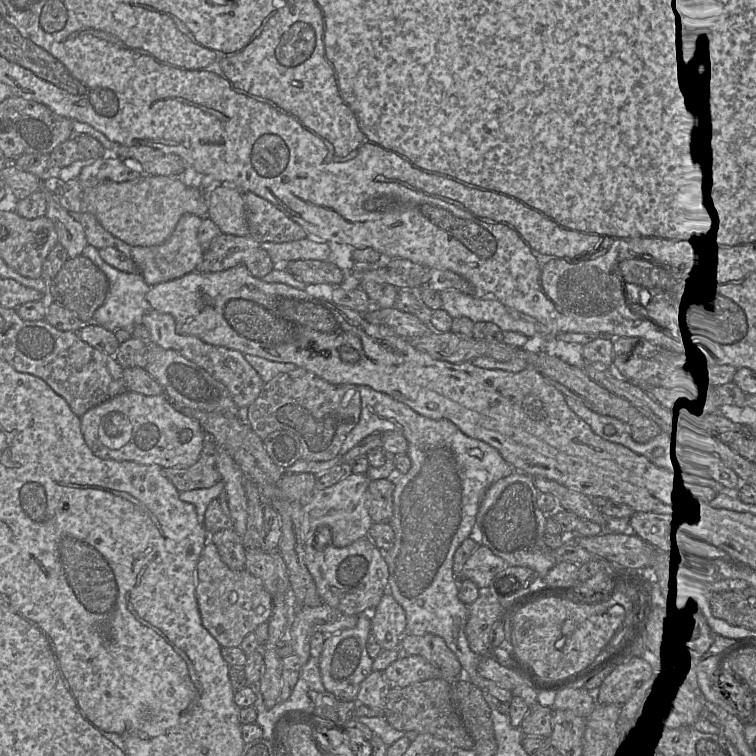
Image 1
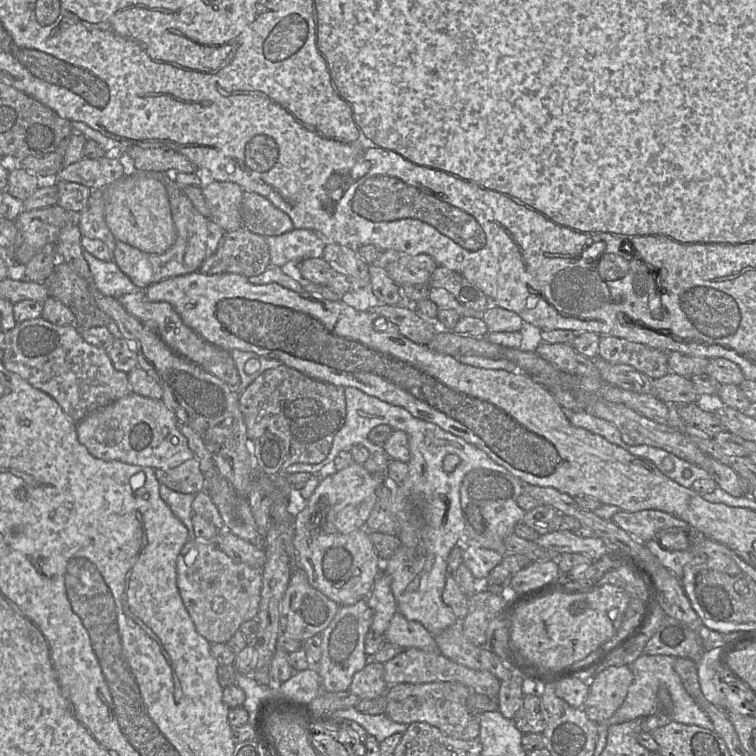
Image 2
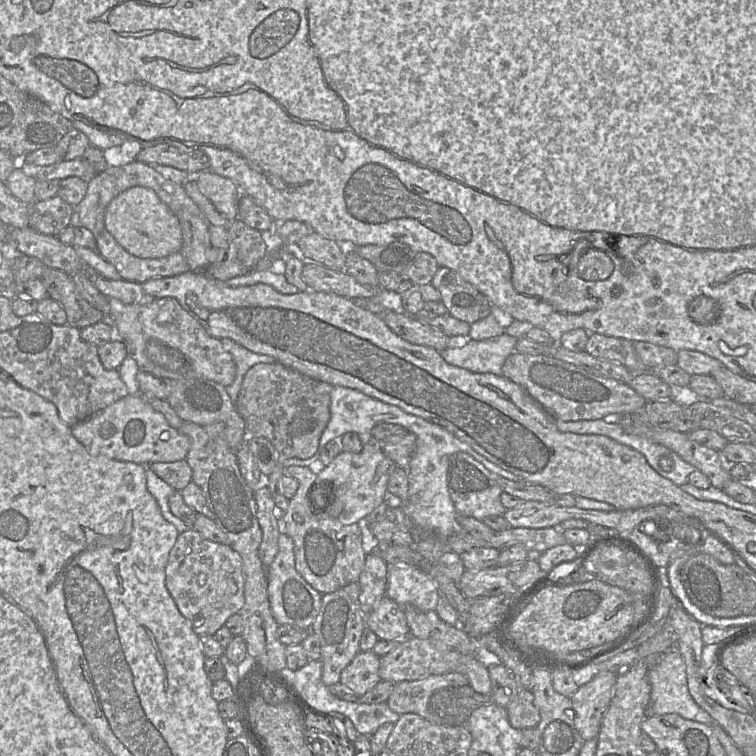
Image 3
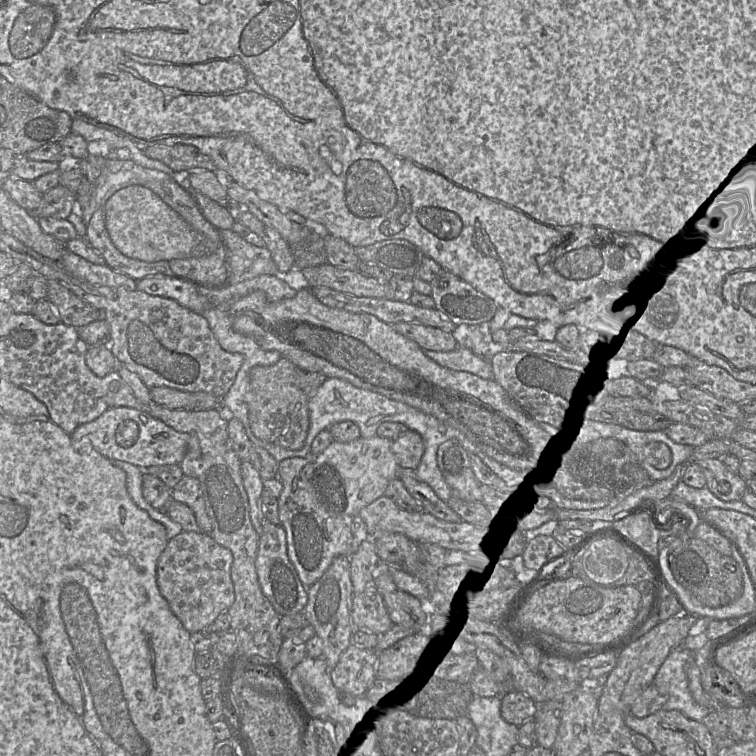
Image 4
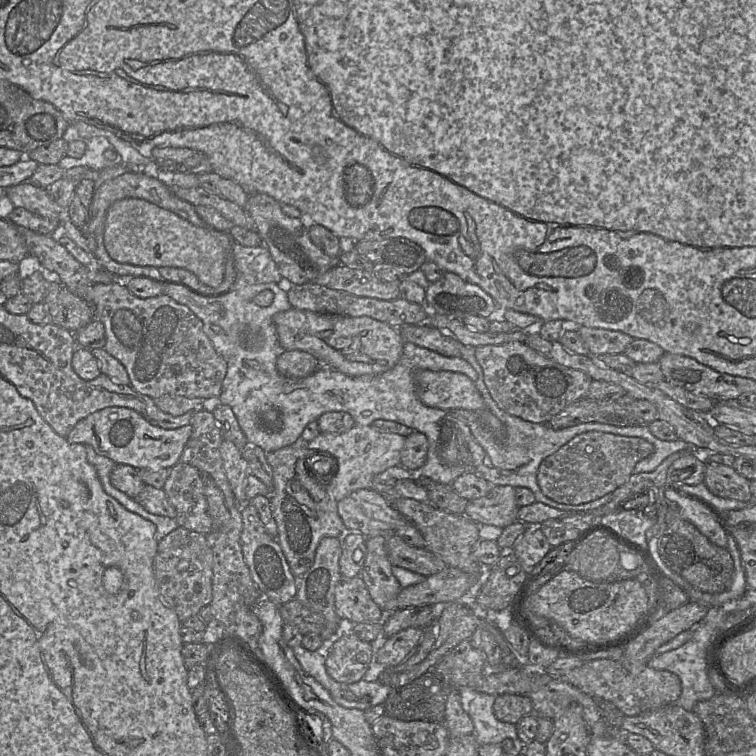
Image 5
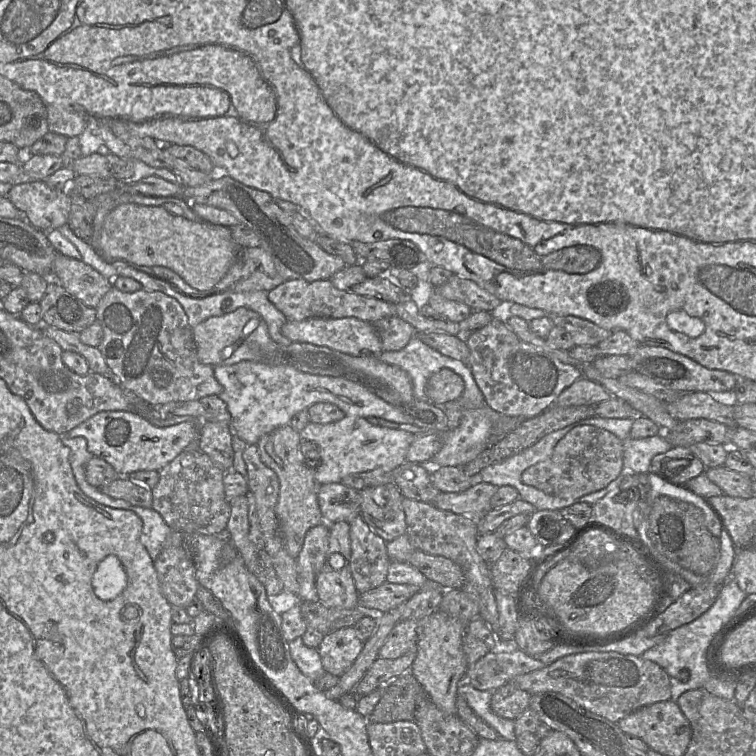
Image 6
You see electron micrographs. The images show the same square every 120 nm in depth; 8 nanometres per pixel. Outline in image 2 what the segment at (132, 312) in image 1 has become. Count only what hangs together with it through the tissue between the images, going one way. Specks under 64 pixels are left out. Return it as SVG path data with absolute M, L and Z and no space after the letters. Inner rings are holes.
M83 249L83 257L102 294L119 299L121 296L139 289L114 261L100 260L85 249Z

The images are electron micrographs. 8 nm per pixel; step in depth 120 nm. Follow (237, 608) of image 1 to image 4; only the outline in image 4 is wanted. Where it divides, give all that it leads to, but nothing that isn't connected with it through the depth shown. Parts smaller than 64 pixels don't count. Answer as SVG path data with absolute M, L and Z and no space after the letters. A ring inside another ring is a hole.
M183 531L168 541L157 563L157 584L170 609L190 633L200 632L214 623L220 613L227 611L235 601L231 579L232 552L219 545L209 534Z

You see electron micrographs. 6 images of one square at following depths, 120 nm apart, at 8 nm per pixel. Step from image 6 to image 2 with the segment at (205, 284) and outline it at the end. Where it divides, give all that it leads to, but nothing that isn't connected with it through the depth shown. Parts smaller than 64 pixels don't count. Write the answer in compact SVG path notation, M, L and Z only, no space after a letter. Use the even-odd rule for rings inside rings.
M129 170L123 178L102 189L105 202L105 221L118 240L149 254L162 254L175 242L176 228L173 223L166 188L153 175L152 173L138 173Z

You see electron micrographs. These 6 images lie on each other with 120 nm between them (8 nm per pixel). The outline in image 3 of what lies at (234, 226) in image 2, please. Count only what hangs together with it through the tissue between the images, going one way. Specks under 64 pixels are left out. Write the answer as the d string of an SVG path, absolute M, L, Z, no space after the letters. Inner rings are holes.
M203 171L198 172L194 180L220 214L229 221L238 218L238 202L242 192L230 178Z

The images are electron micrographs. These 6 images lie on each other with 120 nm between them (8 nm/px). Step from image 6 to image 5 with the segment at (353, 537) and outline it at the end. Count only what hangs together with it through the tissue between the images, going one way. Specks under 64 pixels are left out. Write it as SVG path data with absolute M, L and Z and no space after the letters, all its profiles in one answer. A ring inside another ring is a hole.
M366 538L366 556L359 577L365 582L373 601L391 614L397 609L397 596L402 587L392 573L392 563L386 548L387 538Z

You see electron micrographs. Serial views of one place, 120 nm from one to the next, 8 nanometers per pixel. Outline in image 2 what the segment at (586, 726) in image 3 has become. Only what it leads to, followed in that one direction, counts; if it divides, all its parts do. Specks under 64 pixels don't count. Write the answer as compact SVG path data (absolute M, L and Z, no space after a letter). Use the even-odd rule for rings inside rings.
M628 665L610 666L589 682L582 709L588 718L599 724L609 719L623 704L633 682Z

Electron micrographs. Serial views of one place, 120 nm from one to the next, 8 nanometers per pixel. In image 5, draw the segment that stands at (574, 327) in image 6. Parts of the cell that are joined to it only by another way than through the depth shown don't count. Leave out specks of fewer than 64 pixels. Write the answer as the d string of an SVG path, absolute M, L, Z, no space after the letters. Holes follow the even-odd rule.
M575 327L593 357L623 354L633 338L629 335L601 328Z

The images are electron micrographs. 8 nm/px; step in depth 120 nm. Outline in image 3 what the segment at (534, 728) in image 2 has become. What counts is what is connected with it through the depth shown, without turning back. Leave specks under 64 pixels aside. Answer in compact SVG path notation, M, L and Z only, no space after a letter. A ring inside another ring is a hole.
M522 688L505 709L508 720L515 729L536 728L540 722L540 713L529 688Z

